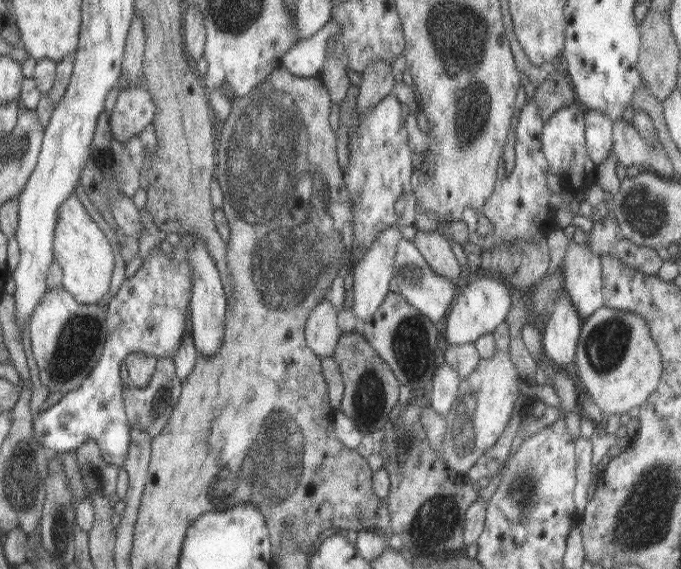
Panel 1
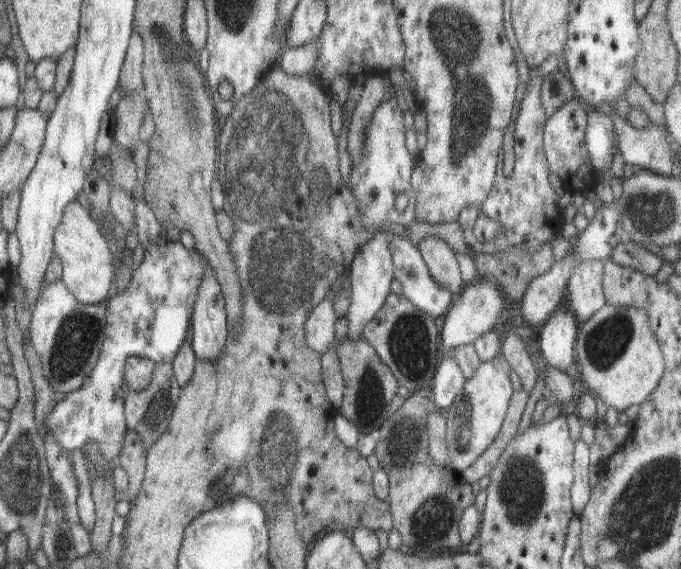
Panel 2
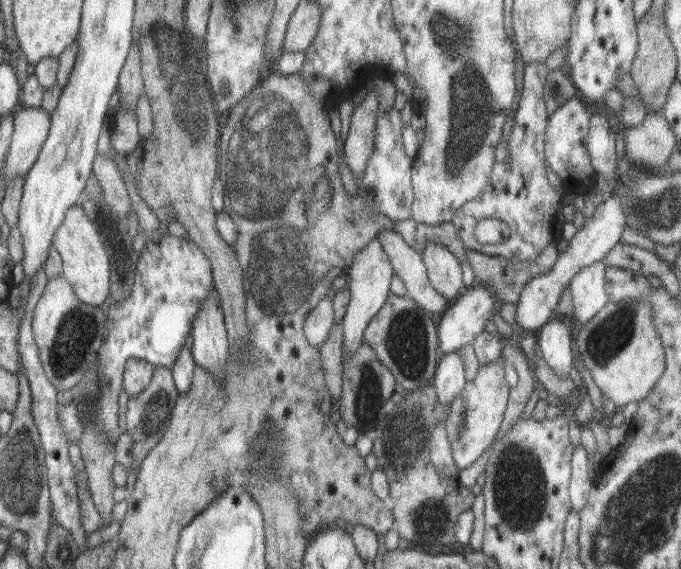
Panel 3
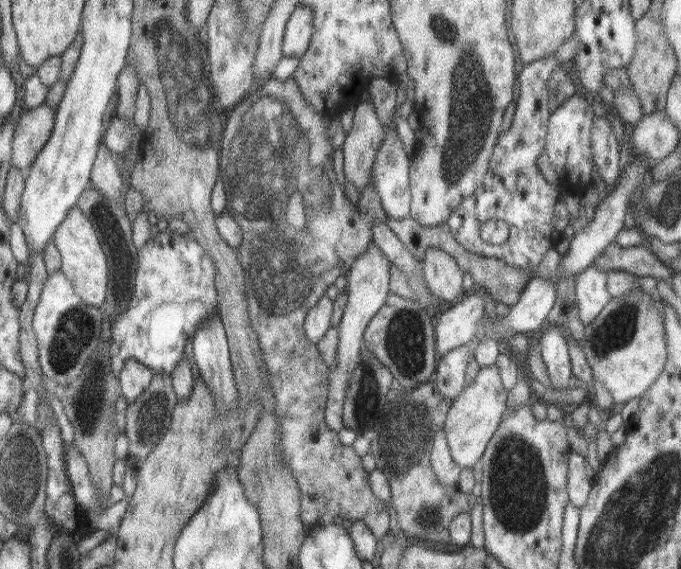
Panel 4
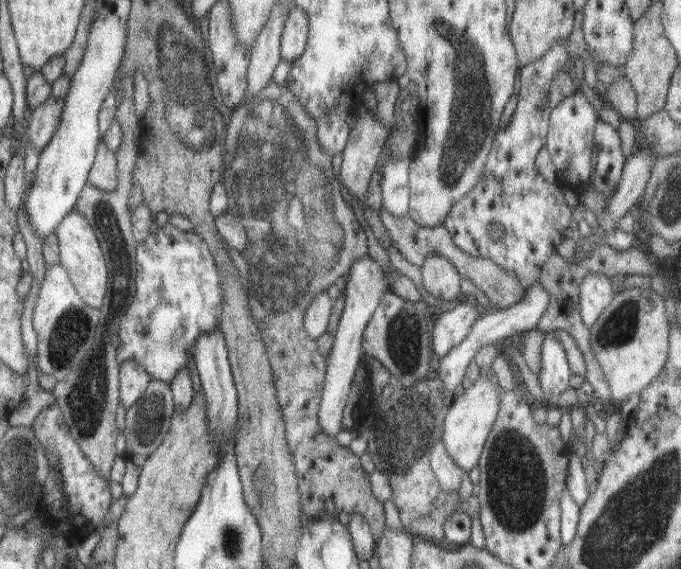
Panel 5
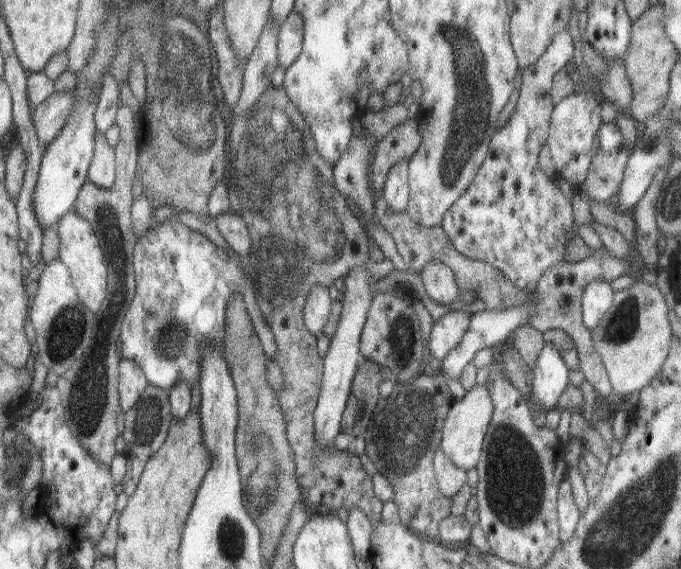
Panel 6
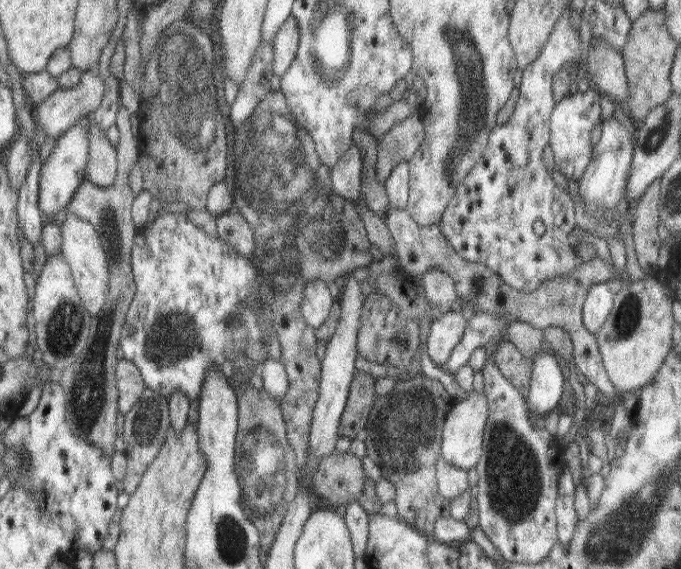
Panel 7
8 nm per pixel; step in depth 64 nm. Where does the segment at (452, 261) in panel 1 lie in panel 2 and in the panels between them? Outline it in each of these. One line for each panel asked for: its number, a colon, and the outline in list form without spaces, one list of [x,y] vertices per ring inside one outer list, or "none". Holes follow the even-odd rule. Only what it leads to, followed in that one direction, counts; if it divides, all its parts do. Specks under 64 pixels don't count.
2: [[[427,236],[415,246],[421,250],[433,280],[441,284],[443,288],[447,288],[451,294],[461,294],[463,280],[461,280],[459,266],[455,260],[455,250],[439,236]]]

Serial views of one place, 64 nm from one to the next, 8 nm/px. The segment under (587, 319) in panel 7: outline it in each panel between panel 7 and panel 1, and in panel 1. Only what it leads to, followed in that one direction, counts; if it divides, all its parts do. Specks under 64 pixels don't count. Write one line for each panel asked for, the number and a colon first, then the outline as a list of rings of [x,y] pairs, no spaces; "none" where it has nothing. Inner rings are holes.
1: [[[569,236],[569,246],[565,250],[561,266],[563,266],[563,290],[571,296],[571,302],[583,320],[605,306],[603,302],[603,266],[601,266],[599,254],[593,254],[591,248],[571,240]]]
2: [[[587,260],[575,264],[567,280],[567,298],[571,314],[577,322],[587,322],[599,308],[607,304],[603,294],[603,270],[605,264],[601,260]]]
3: [[[603,262],[585,266],[573,276],[573,280],[569,282],[569,292],[571,292],[573,314],[577,322],[587,324],[597,316],[601,308],[609,304],[605,284],[607,284],[607,276]]]
4: [[[597,266],[585,268],[575,278],[575,304],[579,312],[579,320],[583,324],[591,324],[599,312],[613,298],[607,292],[607,272],[601,272]]]
5: [[[601,274],[585,276],[583,282],[579,284],[579,310],[583,324],[591,328],[601,316],[601,312],[607,310],[613,298],[615,292],[609,276],[601,276]]]
6: [[[591,280],[583,290],[581,308],[583,308],[583,324],[587,330],[593,330],[605,316],[605,312],[609,312],[609,308],[613,306],[615,294],[609,284],[611,282],[605,280]]]

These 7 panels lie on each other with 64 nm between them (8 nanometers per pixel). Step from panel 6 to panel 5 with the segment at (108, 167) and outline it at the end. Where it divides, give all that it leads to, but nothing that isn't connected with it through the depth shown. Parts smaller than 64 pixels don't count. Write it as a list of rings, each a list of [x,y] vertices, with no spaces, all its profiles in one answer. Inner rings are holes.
[[[103,140],[101,148],[99,148],[97,164],[91,172],[91,184],[95,188],[99,188],[101,192],[115,192],[119,188],[117,172],[119,172],[119,166],[117,166],[115,150],[111,150],[111,146]]]

